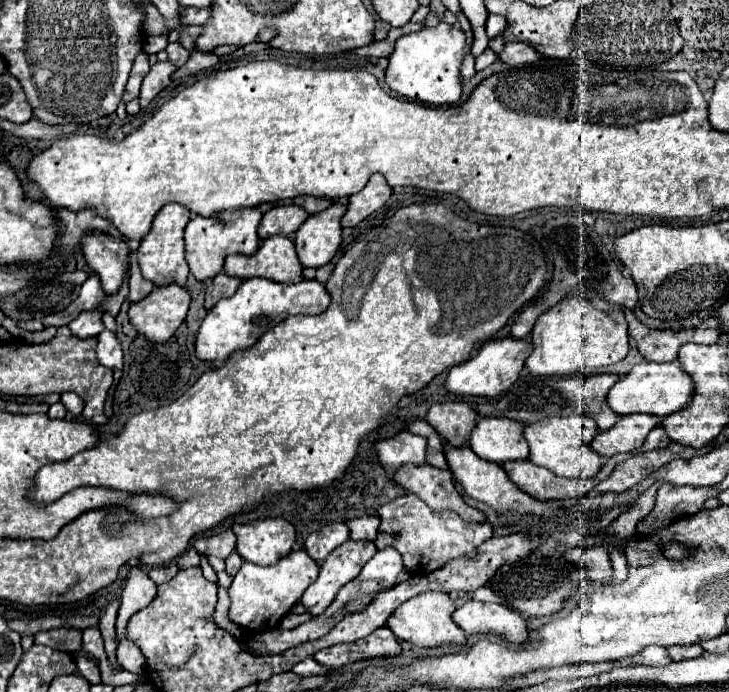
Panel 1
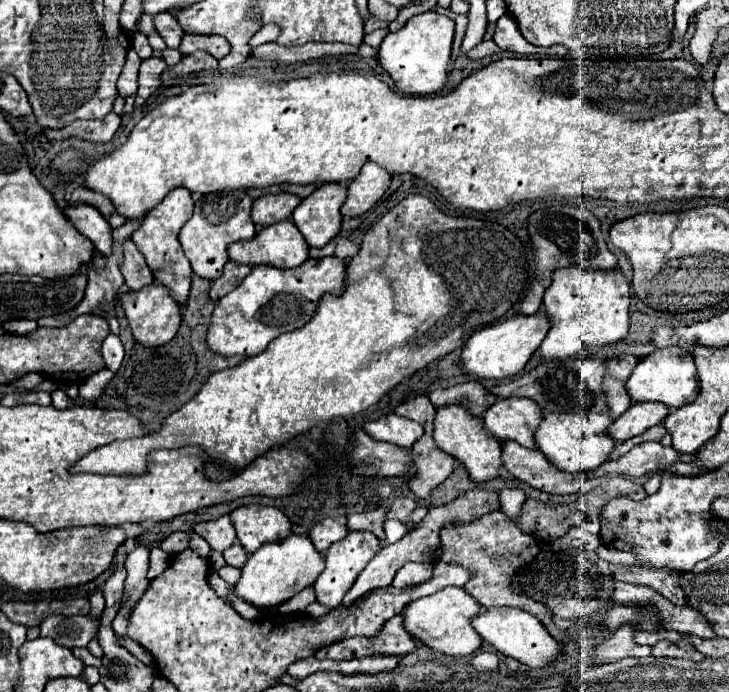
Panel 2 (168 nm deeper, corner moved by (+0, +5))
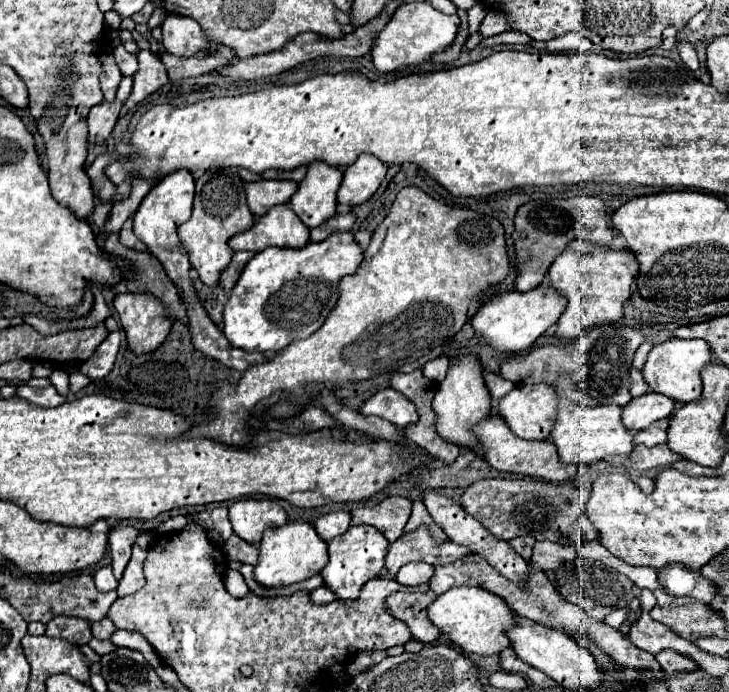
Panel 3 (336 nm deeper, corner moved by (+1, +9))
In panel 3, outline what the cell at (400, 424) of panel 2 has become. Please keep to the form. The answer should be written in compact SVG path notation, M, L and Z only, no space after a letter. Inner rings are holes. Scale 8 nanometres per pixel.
M395 389L377 391L373 397L369 397L363 403L361 413L363 415L383 417L383 419L391 421L397 427L407 427L407 425L417 421L415 405L409 399L405 399L405 395L401 395Z

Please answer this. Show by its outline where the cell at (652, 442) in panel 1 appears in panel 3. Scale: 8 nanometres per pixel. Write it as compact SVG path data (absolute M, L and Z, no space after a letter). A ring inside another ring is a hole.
M661 419L655 425L635 433L633 443L635 445L647 445L647 447L653 447L653 445L659 445L659 443L667 443L667 427L669 427L669 419Z

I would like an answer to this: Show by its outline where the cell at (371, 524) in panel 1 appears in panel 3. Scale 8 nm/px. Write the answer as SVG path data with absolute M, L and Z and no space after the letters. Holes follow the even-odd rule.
M387 497L375 507L355 509L351 515L351 525L373 525L377 527L387 541L395 541L401 537L403 527L411 515L411 501L403 497Z

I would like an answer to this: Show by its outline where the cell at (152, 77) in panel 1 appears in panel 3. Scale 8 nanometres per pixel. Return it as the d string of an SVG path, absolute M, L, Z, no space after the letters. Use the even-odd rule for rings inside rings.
M139 51L137 59L139 59L139 69L133 75L133 91L125 101L125 109L135 107L147 95L155 93L157 89L161 89L169 81L167 69L157 55L153 55L151 51Z

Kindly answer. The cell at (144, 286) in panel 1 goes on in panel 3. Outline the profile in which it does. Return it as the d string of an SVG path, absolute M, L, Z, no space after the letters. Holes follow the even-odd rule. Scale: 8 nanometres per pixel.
M129 217L129 219L125 221L125 227L119 231L119 235L121 235L121 243L123 243L125 247L137 249L137 251L145 251L147 247L145 247L145 243L141 243L141 241L135 237L135 233L133 233L133 229L131 229L131 223L133 223L133 219Z

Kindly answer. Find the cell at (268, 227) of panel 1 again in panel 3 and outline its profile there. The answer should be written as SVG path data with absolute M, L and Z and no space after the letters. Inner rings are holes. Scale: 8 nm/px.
M255 181L245 185L247 193L247 205L253 215L261 217L265 215L273 205L287 203L289 197L295 193L297 183L295 181Z

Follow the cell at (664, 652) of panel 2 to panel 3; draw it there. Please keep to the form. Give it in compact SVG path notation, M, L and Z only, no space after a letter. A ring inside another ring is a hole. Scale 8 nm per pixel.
M663 651L663 653L655 655L655 659L659 661L661 669L663 669L667 674L682 671L689 672L698 668L693 661L685 659L683 655L679 655L679 653L675 653L675 651Z

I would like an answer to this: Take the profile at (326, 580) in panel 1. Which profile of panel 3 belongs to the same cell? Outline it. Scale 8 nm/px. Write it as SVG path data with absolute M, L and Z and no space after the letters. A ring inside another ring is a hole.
M357 525L345 531L343 535L329 541L329 563L321 571L325 585L339 597L339 599L357 599L361 587L379 575L385 565L385 555L389 551L389 541L371 525Z

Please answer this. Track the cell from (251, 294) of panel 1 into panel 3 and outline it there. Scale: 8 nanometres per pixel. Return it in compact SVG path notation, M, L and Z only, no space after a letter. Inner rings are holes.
M337 231L319 243L307 243L301 249L293 247L267 247L257 253L243 269L237 285L231 291L223 309L223 333L233 347L245 351L281 351L297 339L313 335L333 311L339 299L339 281L345 275L353 275L363 261L363 247L355 241L351 231Z

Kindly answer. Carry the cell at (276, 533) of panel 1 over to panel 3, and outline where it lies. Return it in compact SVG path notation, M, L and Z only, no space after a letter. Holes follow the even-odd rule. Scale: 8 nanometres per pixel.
M241 499L229 505L229 519L233 531L241 539L257 545L267 527L281 527L287 523L287 513L271 499Z

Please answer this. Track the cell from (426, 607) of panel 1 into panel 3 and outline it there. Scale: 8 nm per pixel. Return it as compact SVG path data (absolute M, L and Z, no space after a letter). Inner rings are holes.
M457 587L445 595L439 595L437 601L429 605L429 619L469 655L499 655L503 649L511 647L505 631L517 623L515 617L517 613L511 611L505 601L477 587Z

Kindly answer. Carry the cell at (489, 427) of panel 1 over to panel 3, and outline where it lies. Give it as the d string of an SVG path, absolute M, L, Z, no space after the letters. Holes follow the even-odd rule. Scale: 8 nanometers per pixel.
M553 385L515 387L499 403L499 415L523 439L547 439L557 421L559 395Z

